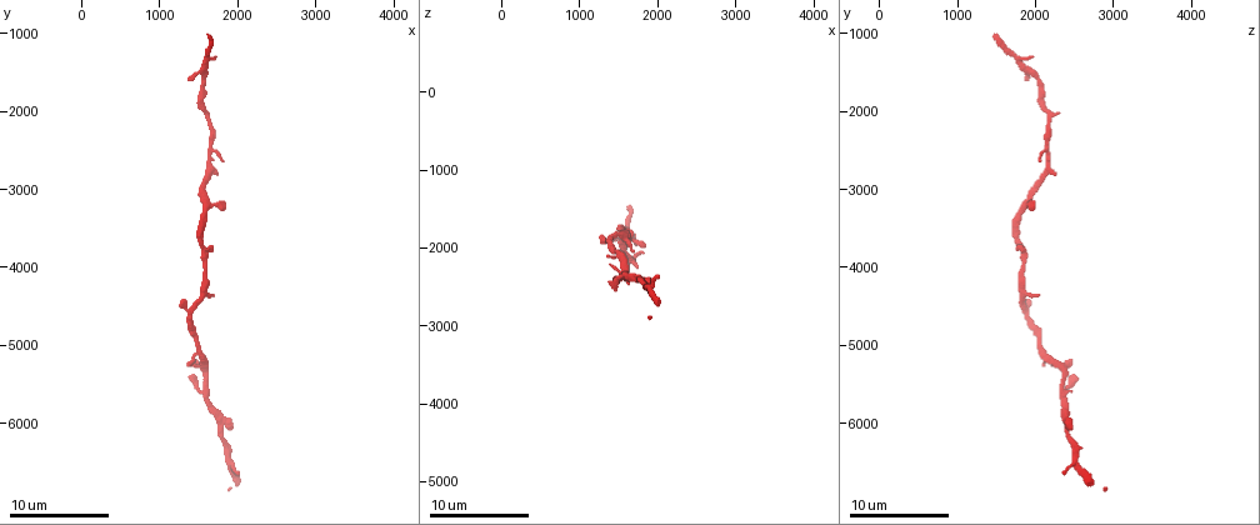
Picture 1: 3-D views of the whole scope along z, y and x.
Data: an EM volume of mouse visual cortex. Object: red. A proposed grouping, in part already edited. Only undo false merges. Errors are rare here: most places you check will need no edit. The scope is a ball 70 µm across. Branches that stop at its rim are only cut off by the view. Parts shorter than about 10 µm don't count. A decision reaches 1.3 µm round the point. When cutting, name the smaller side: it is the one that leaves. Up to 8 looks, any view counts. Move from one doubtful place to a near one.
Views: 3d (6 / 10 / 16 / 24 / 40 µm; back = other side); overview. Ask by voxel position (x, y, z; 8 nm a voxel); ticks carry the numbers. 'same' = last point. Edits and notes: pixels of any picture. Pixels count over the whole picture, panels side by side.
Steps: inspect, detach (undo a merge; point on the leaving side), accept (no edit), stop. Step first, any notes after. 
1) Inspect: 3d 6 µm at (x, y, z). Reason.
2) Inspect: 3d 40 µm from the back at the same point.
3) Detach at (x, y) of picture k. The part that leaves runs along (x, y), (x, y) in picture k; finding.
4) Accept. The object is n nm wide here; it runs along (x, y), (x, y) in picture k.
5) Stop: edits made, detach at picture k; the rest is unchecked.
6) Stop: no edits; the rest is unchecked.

Inspect: 3d 6 µm at (1550, 2000, 2150). Two arms in line, one across.

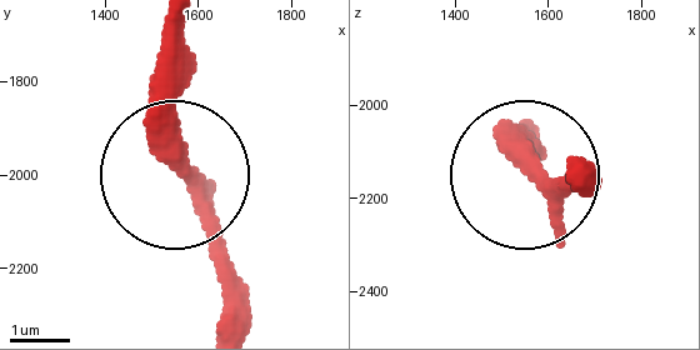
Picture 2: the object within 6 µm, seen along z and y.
Accept. It runs along (221, 320), (221, 230), (176, 156), (176, 21) in picture 2; all the same cell.

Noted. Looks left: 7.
Inspect: 3d 10 µm at (1550, 4000, 1800).

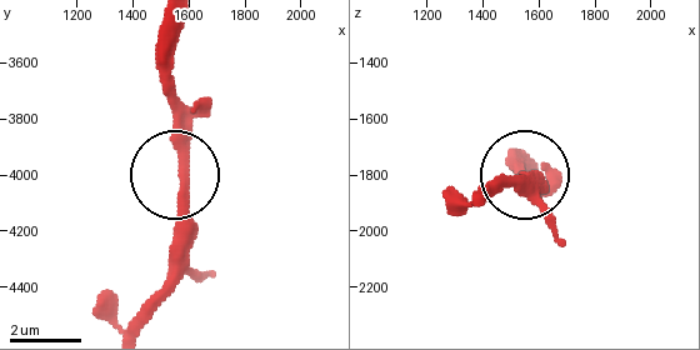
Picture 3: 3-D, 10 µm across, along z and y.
Accept. The side arm is 28 µm long; it runs along (181, 176), (175, 90) in picture 3; one cell here.

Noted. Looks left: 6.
Inspect: 3d 6 µm at (1550, 3250, 1800). Three-way junction.

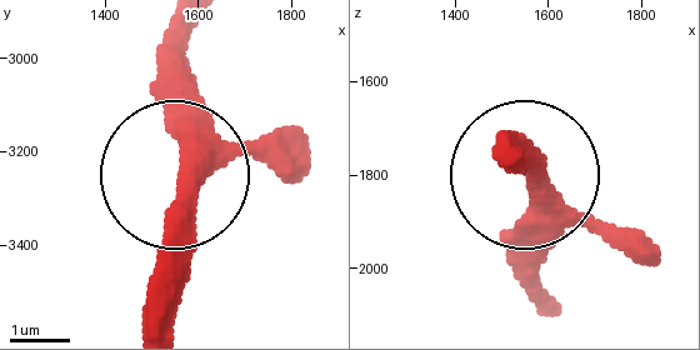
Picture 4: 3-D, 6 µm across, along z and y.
Accept. It runs along (526, 160), (526, 275) in picture 4; one cell here.

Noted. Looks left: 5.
Inspect: 3d 6 µm at (1750, 6150, 2400). A narrow waist.

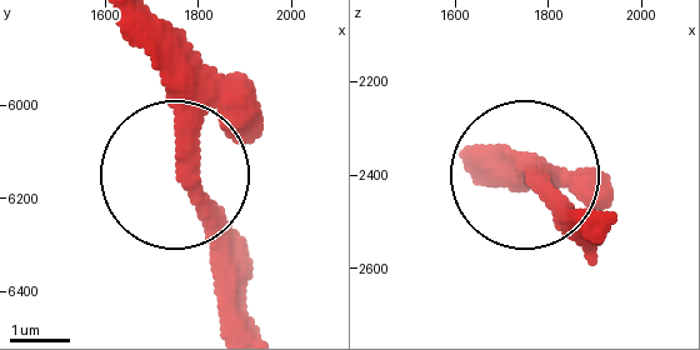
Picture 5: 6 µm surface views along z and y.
Inspect: 3d 6 µm from the back at (1770, 6145, 2420). From behind.

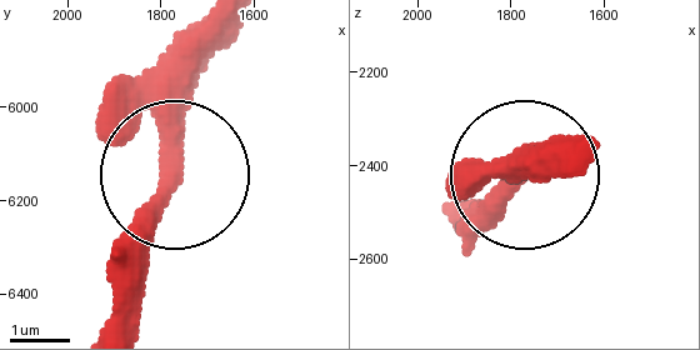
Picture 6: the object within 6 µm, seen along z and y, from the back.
Accept. It runs along (240, 29), (195, 88), (175, 178), (116, 293) in picture 6; all the same cell.

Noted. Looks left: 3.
Stop: no edits; the rest is unchecked.

